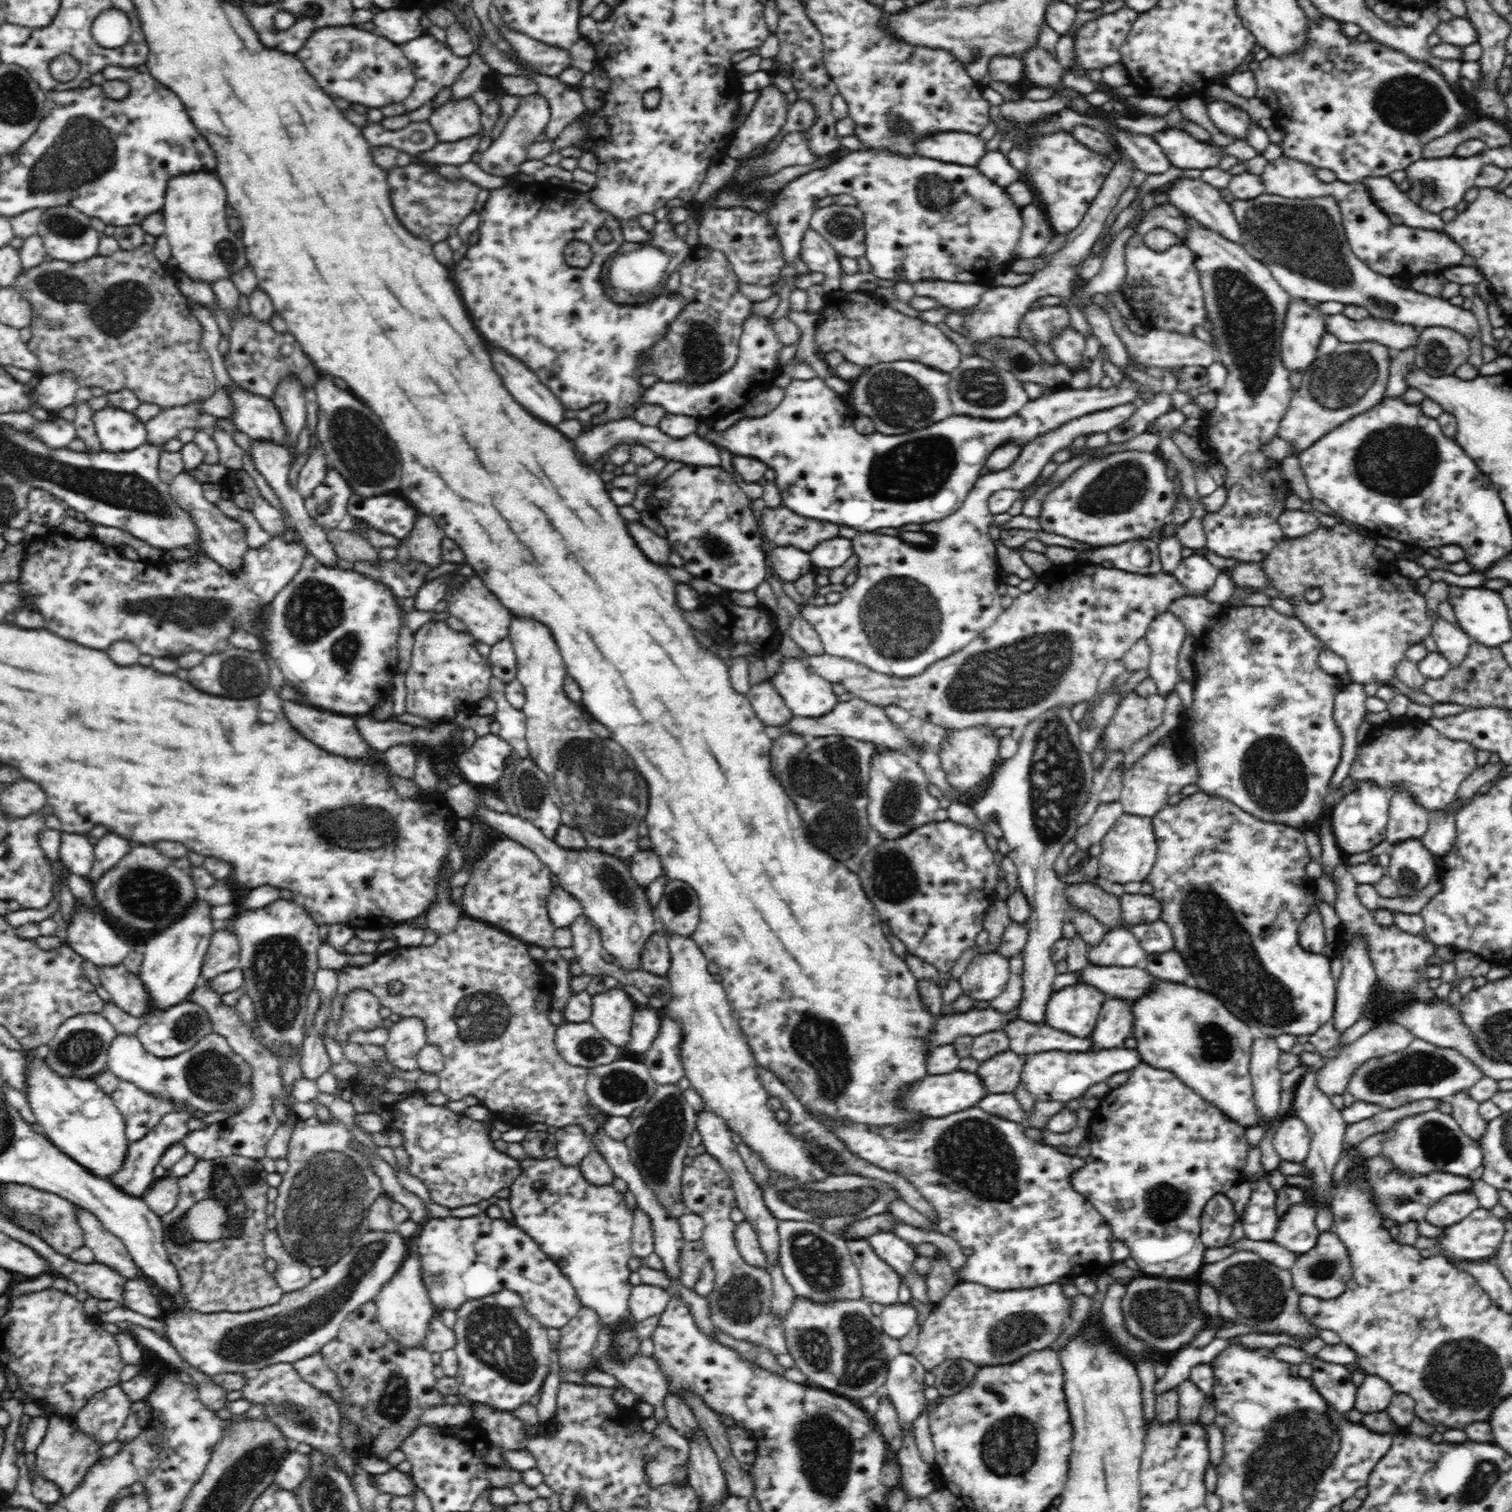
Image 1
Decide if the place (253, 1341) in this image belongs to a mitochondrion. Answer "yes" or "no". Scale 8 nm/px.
yes

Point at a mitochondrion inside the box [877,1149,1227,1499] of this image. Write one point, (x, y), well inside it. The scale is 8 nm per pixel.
(1008, 1448)

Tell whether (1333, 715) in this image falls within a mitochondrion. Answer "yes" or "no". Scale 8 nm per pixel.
no

